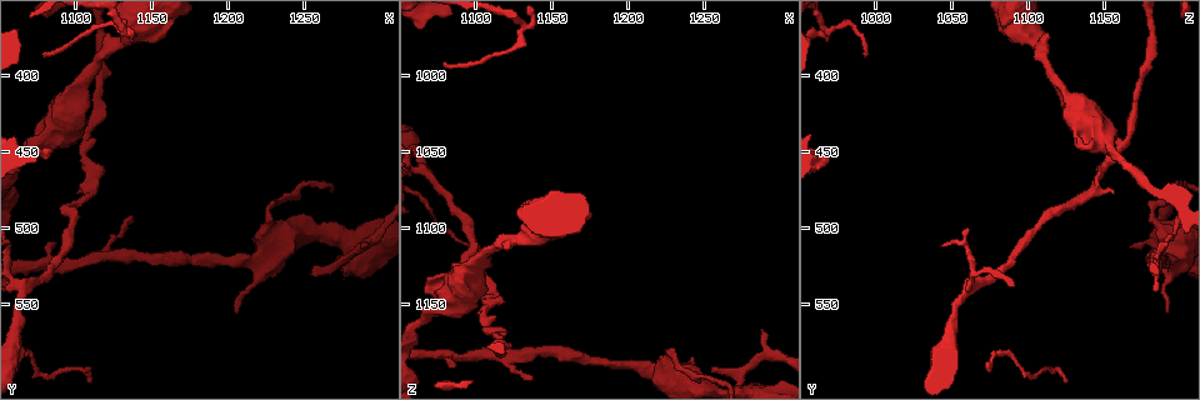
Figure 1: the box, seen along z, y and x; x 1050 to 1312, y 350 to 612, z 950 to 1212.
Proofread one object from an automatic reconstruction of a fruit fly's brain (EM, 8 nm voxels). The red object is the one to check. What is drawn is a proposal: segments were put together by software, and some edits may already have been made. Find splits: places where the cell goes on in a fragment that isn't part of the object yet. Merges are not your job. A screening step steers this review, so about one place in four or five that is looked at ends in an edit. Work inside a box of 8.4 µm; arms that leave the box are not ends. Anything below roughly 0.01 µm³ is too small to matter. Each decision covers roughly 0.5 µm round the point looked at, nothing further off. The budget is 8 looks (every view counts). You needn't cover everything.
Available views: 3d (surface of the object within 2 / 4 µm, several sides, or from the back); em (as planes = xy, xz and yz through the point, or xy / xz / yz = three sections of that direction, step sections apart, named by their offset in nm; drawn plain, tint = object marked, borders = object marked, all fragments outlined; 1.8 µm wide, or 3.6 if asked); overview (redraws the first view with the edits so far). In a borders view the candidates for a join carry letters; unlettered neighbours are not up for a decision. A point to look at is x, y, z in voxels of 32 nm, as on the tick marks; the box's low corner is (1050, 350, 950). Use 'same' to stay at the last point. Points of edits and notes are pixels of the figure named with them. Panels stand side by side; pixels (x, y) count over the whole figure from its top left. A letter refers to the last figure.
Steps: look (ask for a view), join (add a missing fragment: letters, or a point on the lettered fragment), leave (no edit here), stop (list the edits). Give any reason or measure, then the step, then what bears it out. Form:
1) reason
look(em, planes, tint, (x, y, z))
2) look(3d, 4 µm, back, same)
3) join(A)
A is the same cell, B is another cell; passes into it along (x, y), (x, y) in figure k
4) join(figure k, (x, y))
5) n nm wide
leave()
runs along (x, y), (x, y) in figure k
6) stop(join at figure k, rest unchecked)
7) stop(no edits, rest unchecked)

an open end
look(3d, 2 µm, (1068, 442, 1132))

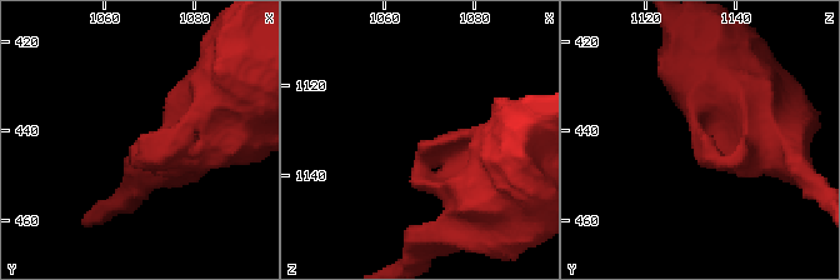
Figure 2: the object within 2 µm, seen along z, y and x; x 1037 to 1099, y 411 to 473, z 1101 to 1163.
look(em, planes, tint, (1069, 441, 1132))

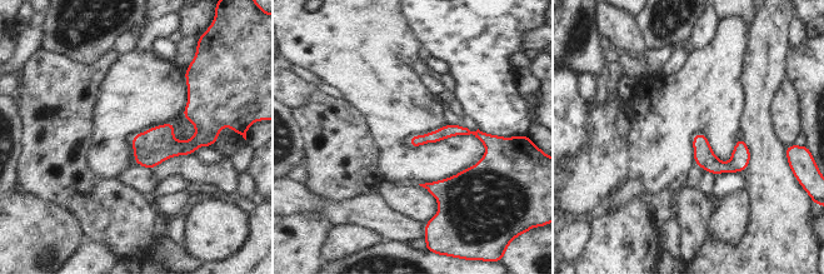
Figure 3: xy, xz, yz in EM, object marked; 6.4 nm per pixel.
see the neighbours
look(em, planes, borders, same)

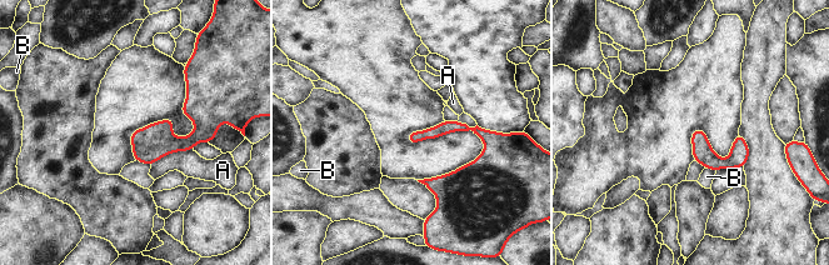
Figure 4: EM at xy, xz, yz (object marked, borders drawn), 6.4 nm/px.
A touches over 300 nm
leave()
A and B are other cells; runs along (189, 84), (199, 131), (138, 158) in figure 4; no lettered fragment goes on from it

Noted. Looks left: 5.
sharp bend
look(em, yz, step 8, tint, (1226, 490, 1180))

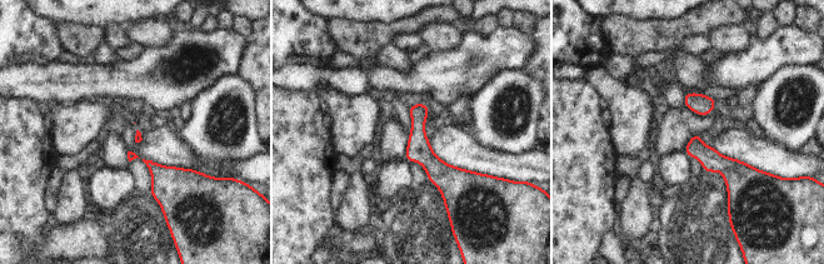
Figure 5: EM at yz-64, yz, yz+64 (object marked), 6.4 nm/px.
look(em, planes, borders, same)

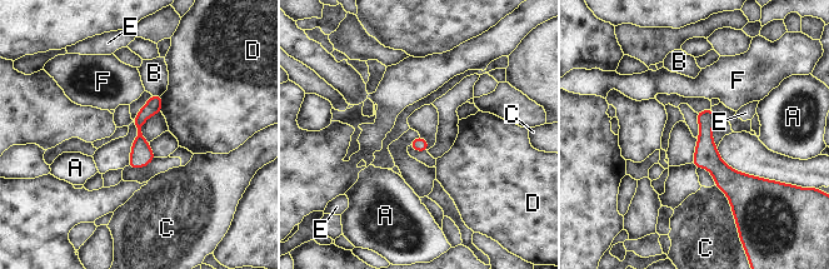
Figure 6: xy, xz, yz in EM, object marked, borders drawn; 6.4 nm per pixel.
leave()
A, B, C, D, E and F are other cells; runs along (700, 114), (705, 154), (738, 202) in figure 6; none of them fits

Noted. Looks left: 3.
look(em, planes, borders, (1080, 384, 992))

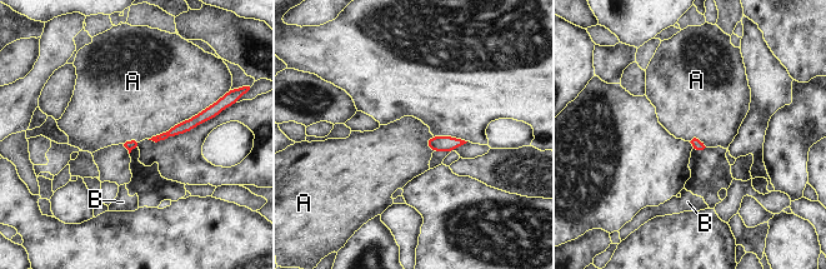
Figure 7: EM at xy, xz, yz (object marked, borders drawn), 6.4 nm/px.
leave()
A and B are other cells; none of them fits

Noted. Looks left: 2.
stop(no edits, rest unchecked)

